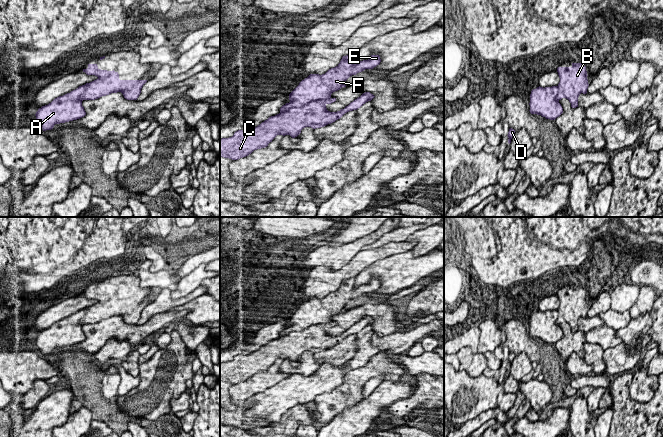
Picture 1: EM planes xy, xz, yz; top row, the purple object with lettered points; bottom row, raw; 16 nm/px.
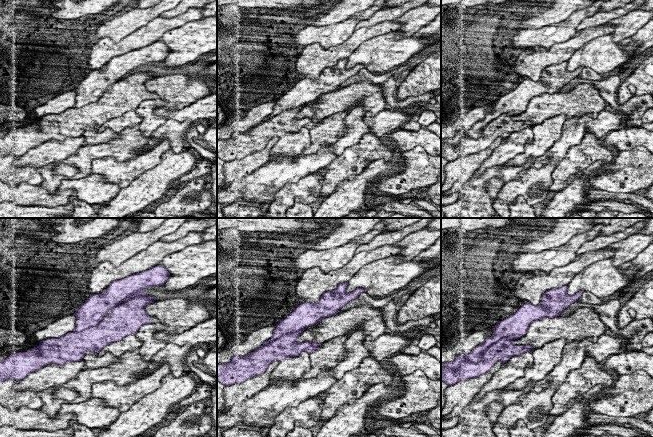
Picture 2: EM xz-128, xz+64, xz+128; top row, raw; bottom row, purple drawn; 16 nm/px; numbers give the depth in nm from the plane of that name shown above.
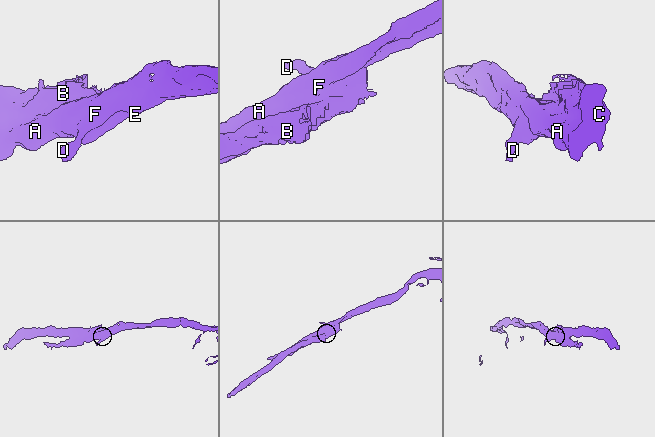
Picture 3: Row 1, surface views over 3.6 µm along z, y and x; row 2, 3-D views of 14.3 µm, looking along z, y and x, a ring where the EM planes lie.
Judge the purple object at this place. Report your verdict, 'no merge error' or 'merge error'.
merge error

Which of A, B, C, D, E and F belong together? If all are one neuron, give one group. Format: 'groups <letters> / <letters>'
groups A D E F / B C

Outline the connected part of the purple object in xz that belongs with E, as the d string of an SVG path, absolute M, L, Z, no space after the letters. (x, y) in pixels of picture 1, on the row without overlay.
M355 278L343 280L340 287L325 298L310 298L302 304L289 318L290 326L280 332L280 337L290 332L300 332L313 325L330 323L333 316L344 311L345 305L350 300L365 293L373 293L381 286L379 279L371 279L368 284L355 287Z

